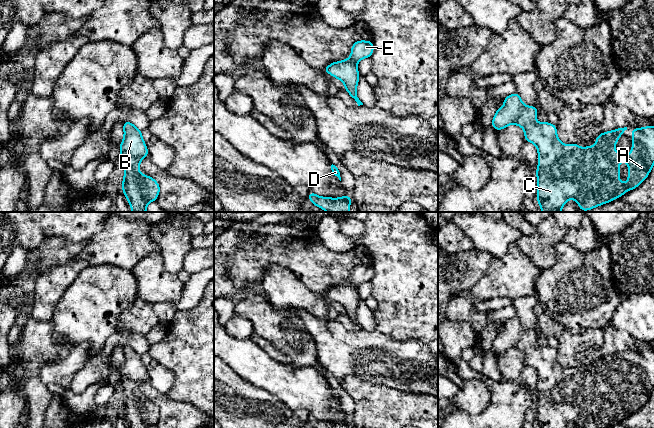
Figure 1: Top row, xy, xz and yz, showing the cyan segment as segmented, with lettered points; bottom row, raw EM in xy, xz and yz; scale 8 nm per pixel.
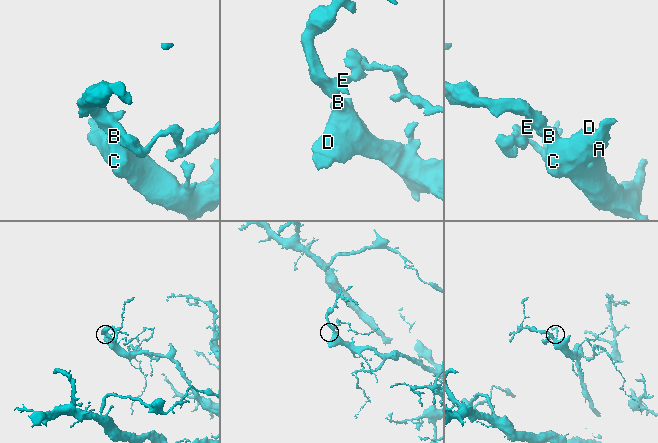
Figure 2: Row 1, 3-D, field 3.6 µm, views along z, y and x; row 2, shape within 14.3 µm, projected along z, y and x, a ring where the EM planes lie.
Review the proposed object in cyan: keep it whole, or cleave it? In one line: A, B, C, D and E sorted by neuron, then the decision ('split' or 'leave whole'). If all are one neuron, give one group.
A B C D E | leave whole

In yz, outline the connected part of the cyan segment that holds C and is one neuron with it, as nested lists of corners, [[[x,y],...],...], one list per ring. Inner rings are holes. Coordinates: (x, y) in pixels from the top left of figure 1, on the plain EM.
[[[515,316],[504,322],[504,329],[497,333],[493,343],[492,351],[495,354],[503,354],[510,348],[518,349],[524,353],[525,365],[533,367],[538,375],[538,392],[535,395],[537,400],[537,426],[539,428],[565,428],[568,423],[574,423],[577,428],[606,428],[620,422],[627,414],[634,414],[649,399],[654,389],[654,350],[643,352],[632,352],[632,375],[626,380],[620,379],[614,372],[620,360],[627,354],[627,351],[618,352],[608,356],[602,356],[595,362],[594,371],[585,370],[583,373],[577,368],[564,369],[557,361],[557,350],[549,346],[539,347],[536,345],[538,331],[525,330],[520,319]],[[621,386],[628,386],[628,406],[621,407],[619,404],[619,392]]]

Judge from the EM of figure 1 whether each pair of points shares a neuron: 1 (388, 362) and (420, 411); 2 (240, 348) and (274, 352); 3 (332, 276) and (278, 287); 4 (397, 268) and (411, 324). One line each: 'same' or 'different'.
1: different
2: different
3: different
4: same

